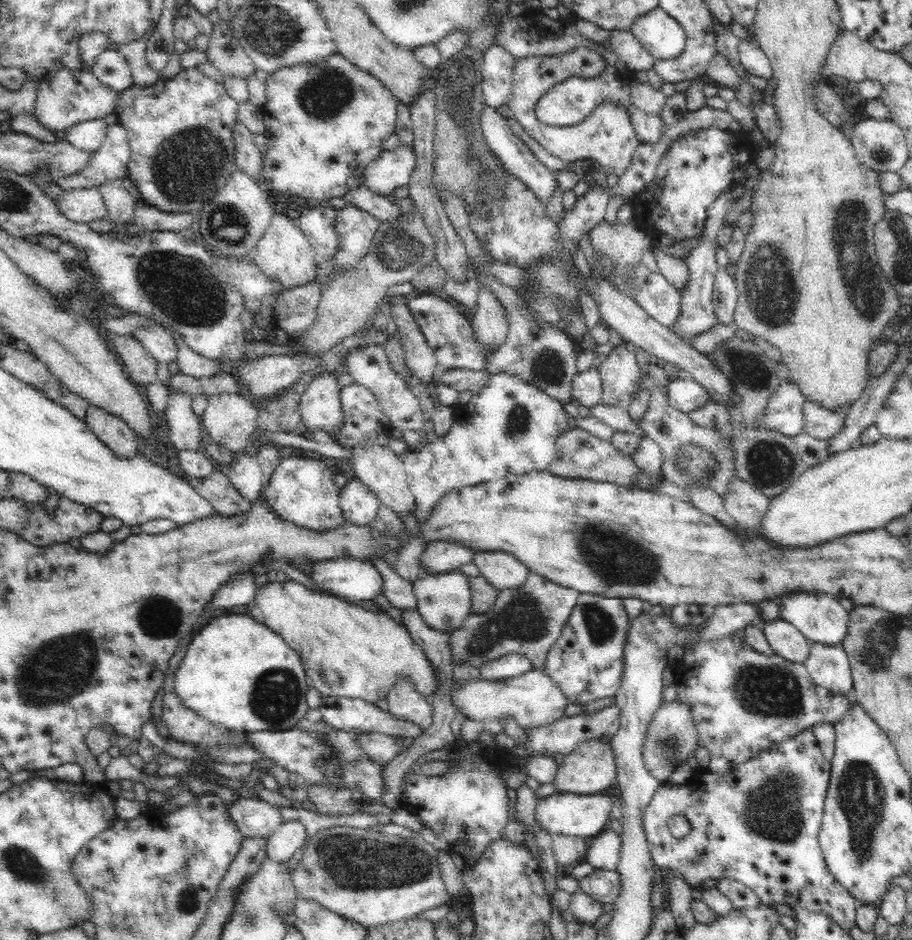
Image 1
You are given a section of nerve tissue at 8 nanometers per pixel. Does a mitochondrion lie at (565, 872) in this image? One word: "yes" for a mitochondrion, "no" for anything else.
no

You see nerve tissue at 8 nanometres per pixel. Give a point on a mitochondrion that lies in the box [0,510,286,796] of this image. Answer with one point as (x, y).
(59, 671)

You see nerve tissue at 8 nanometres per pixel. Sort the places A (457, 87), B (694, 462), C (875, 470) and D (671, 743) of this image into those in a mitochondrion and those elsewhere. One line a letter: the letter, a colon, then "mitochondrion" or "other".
A: mitochondrion
B: mitochondrion
C: other
D: mitochondrion

